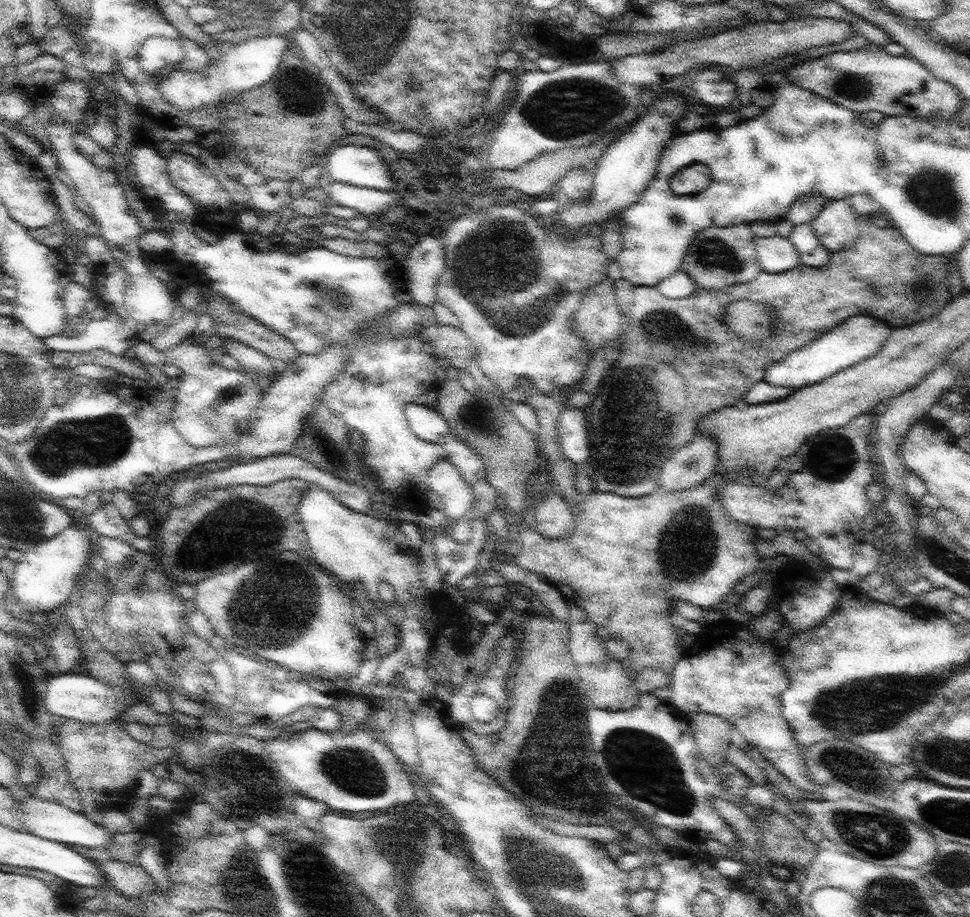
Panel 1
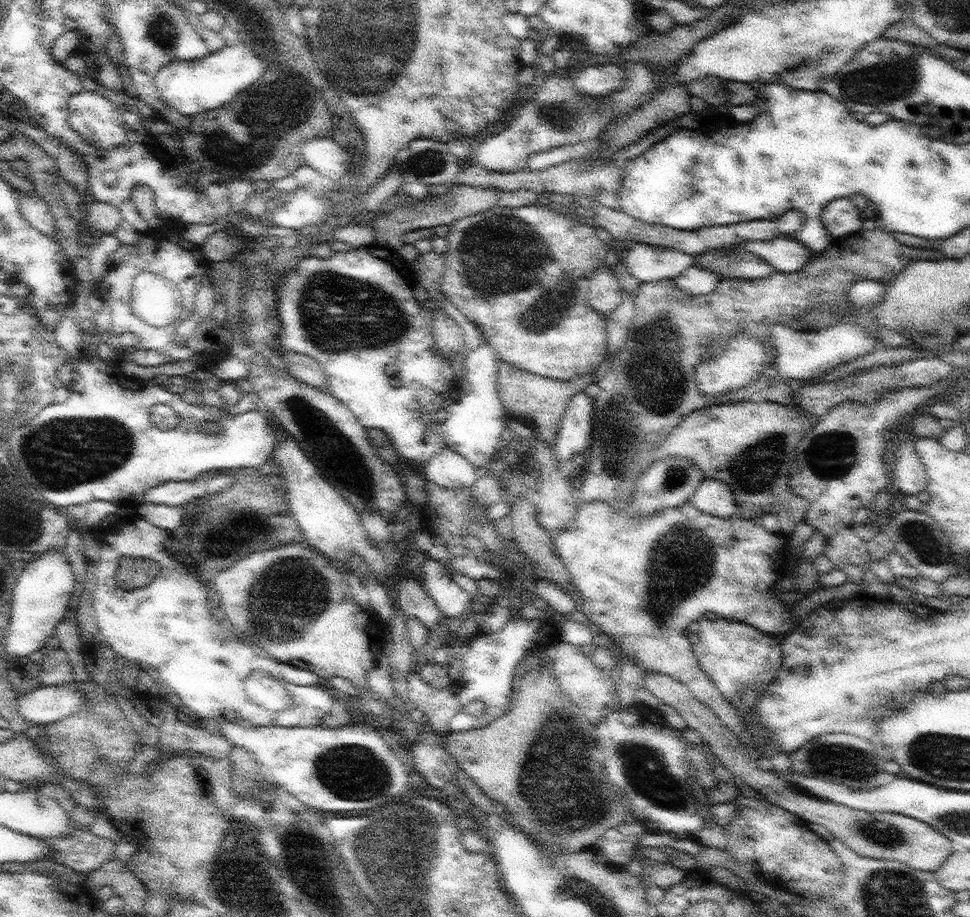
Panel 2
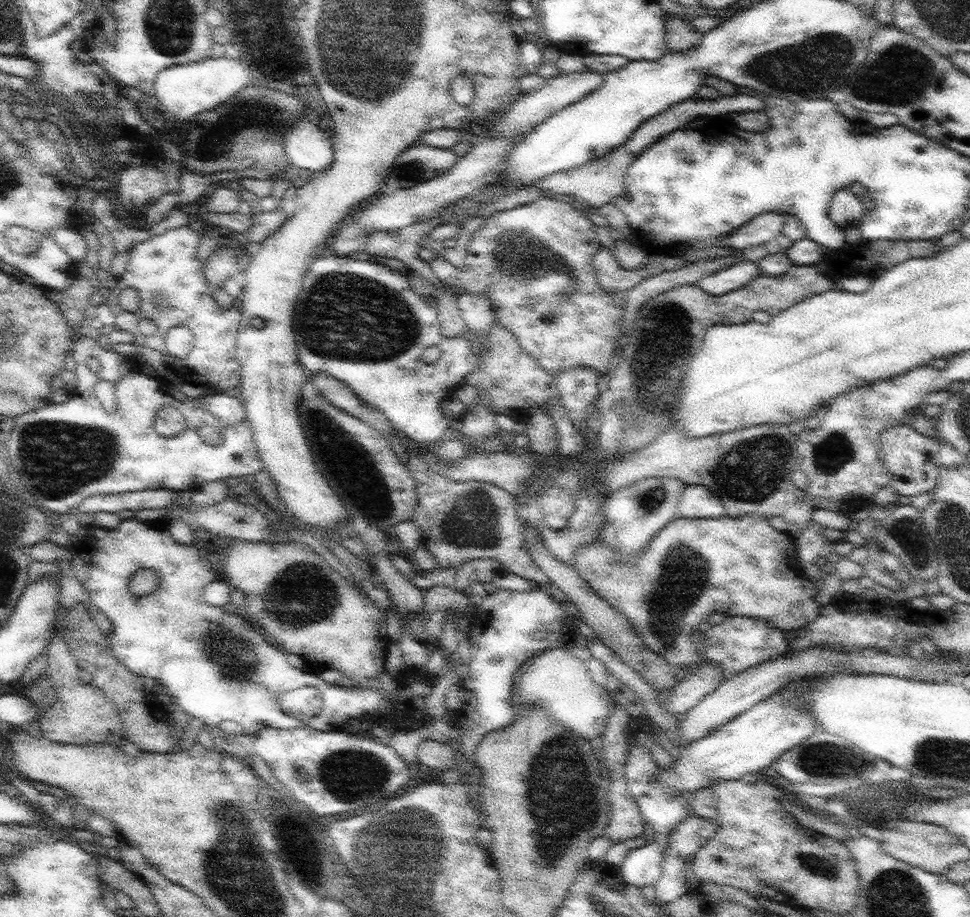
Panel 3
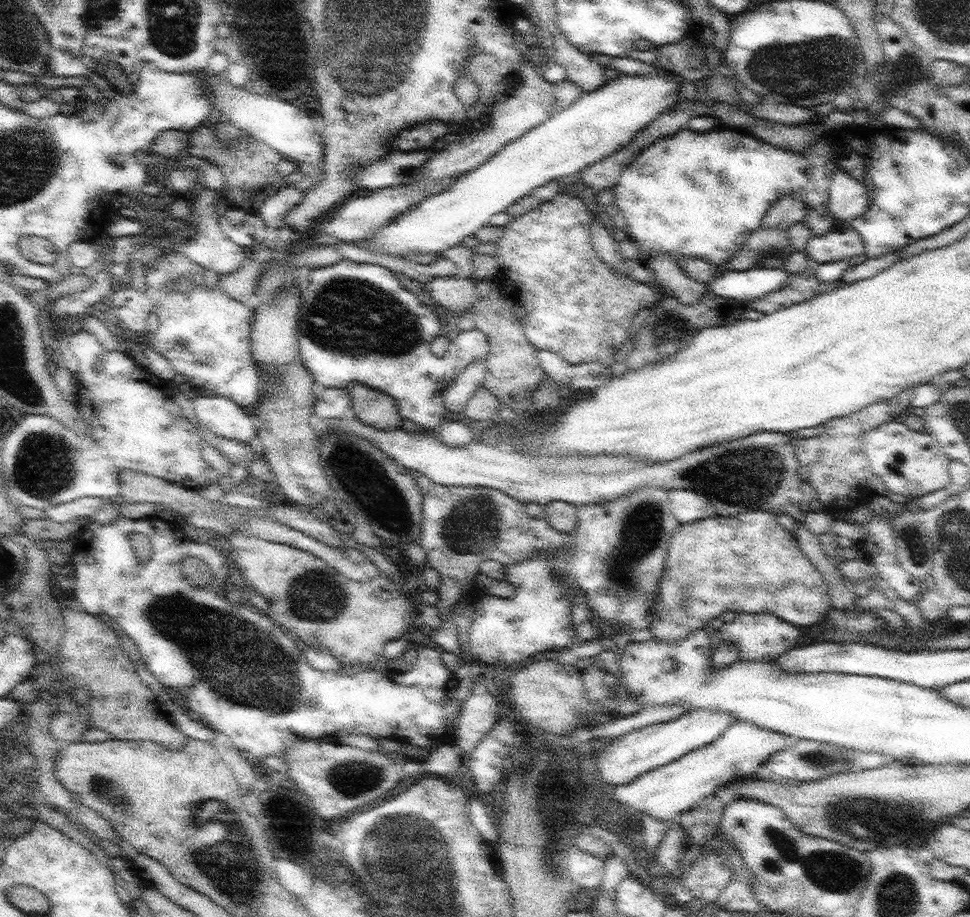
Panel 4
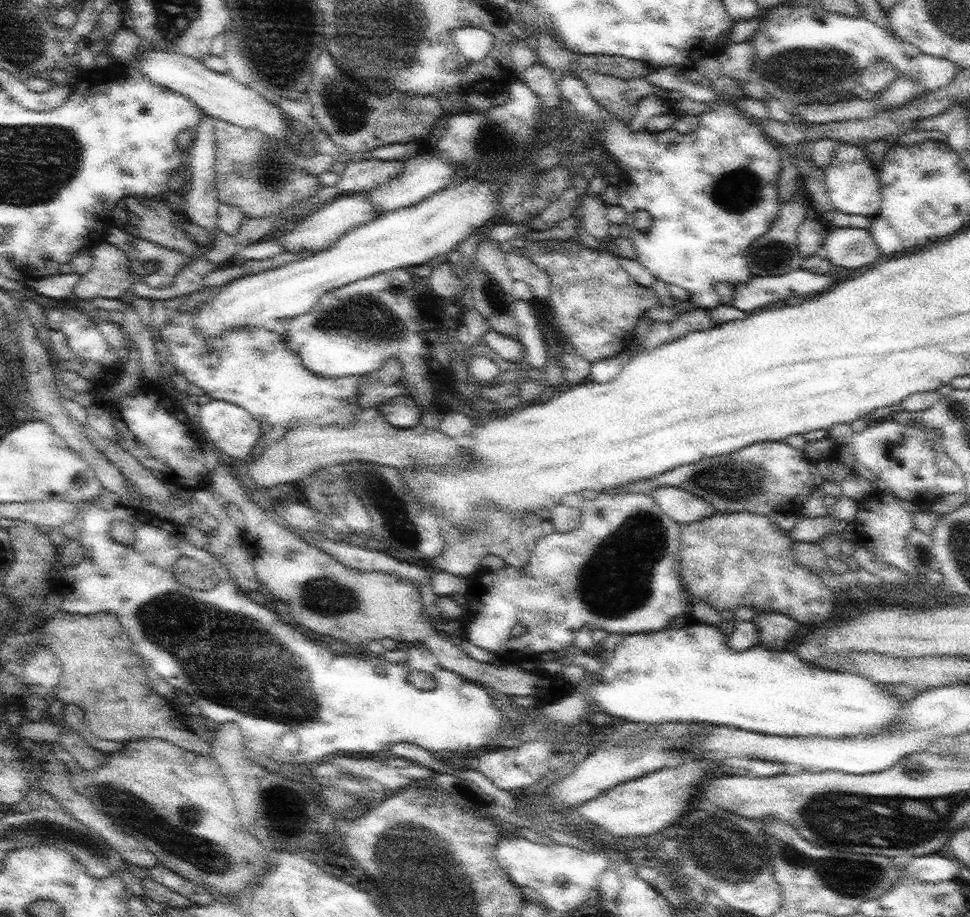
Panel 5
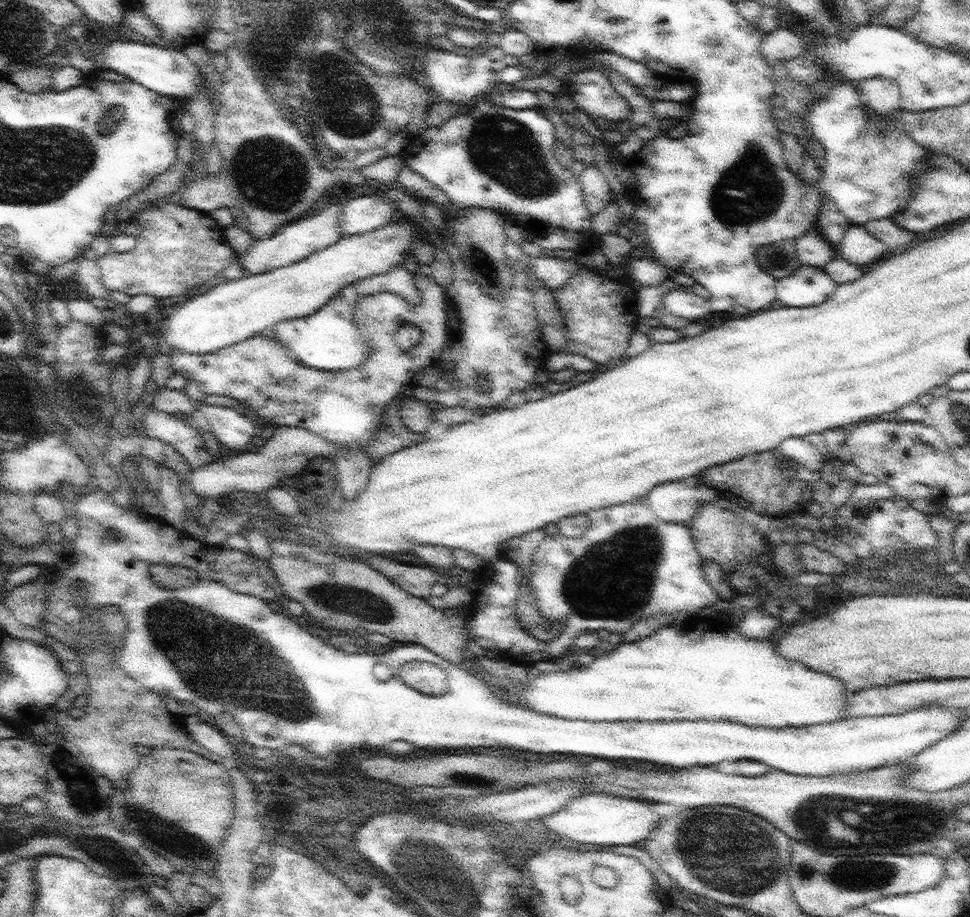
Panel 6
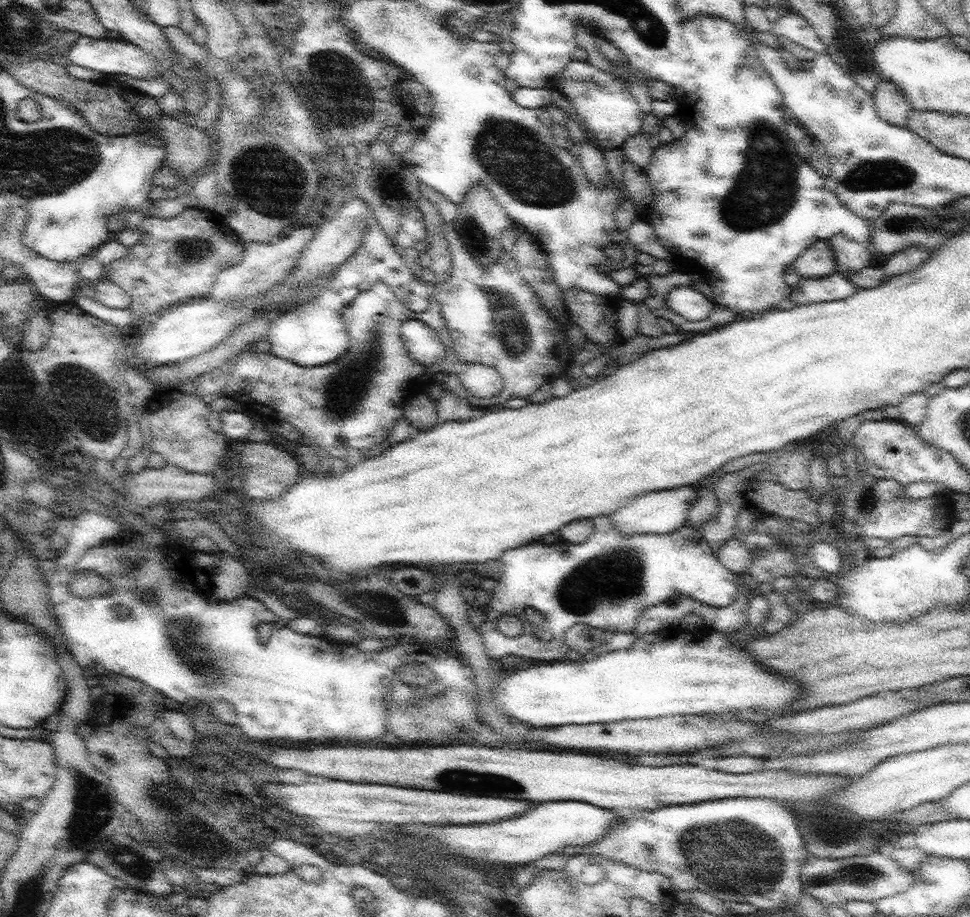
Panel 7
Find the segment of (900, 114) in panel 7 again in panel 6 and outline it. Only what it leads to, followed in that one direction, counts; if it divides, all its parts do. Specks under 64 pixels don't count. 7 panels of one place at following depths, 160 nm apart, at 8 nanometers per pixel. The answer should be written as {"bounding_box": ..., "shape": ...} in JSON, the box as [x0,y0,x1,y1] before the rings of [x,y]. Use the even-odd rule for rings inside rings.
{"bounding_box":[860,78,902,116],"shape":[[[868,78],[860,82],[866,104],[880,116],[890,116],[901,110],[902,98],[898,83],[889,78]]]}

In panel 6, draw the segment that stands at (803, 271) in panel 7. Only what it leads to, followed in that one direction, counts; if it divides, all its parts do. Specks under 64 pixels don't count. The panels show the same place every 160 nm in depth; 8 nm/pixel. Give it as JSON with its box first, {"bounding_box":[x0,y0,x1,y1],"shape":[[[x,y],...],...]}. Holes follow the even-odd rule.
{"bounding_box":[795,228,836,267],"shape":[[[810,228],[806,236],[795,242],[795,251],[801,264],[822,267],[835,255],[836,250],[816,228]]]}

